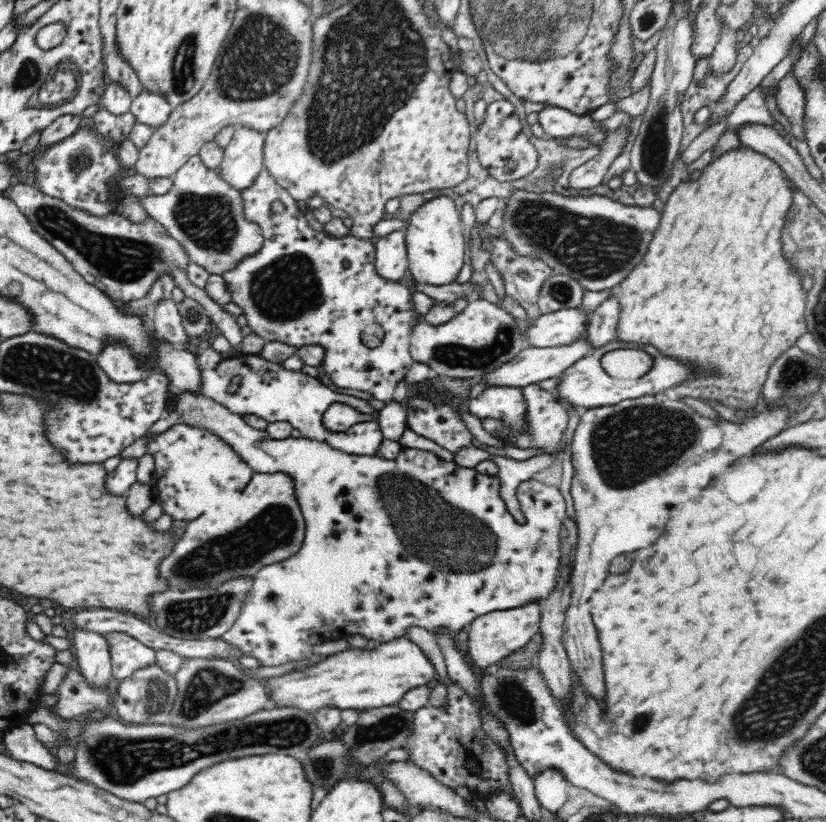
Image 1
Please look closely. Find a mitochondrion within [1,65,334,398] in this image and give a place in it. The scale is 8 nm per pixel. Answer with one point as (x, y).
(124, 259)

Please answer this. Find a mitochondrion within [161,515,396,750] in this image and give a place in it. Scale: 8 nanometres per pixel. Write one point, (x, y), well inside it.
(208, 686)

